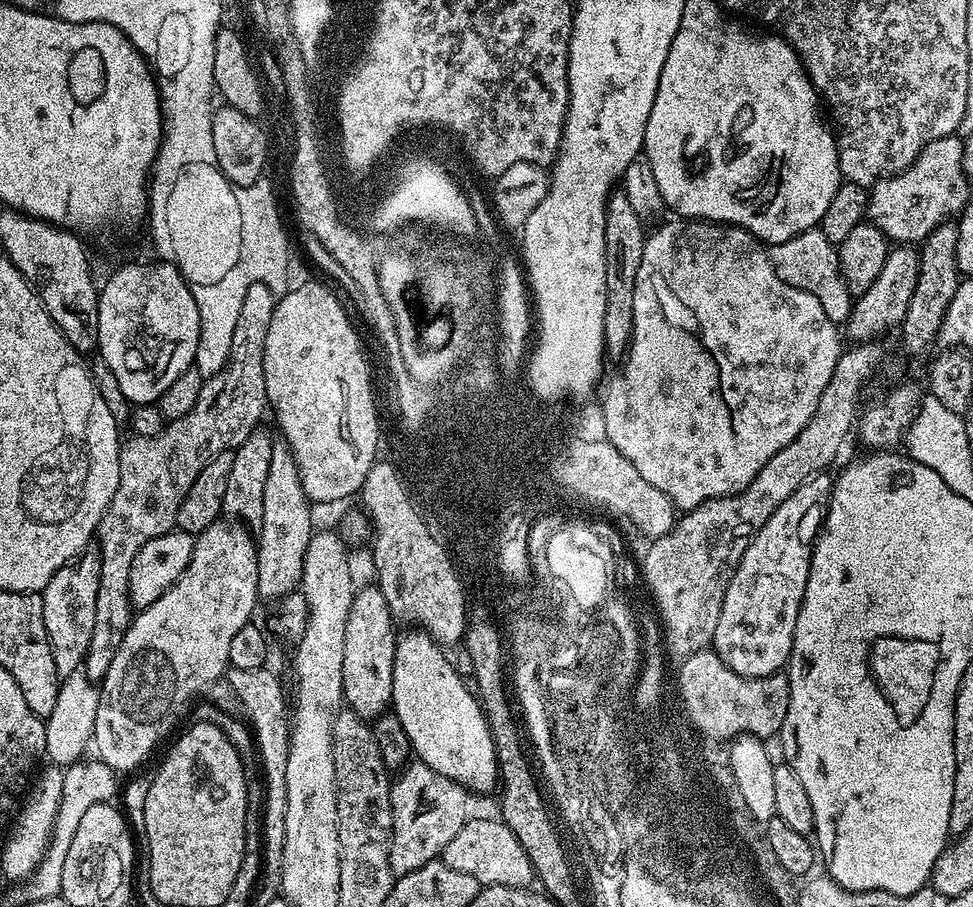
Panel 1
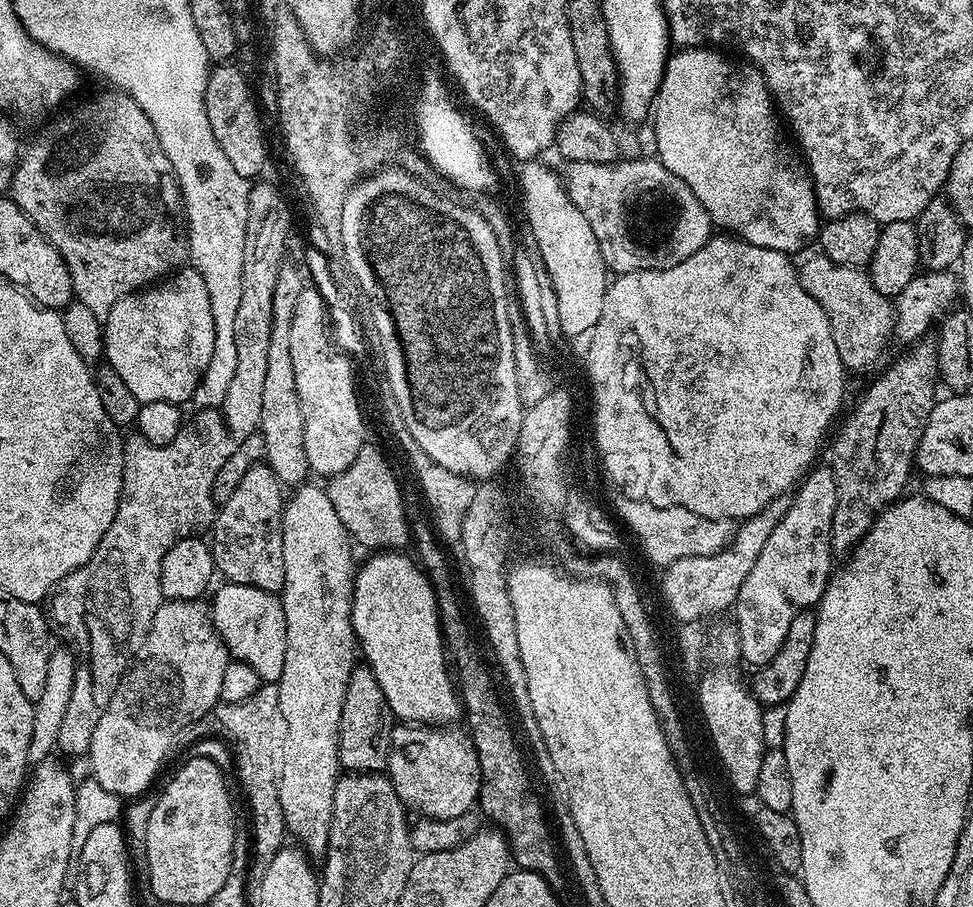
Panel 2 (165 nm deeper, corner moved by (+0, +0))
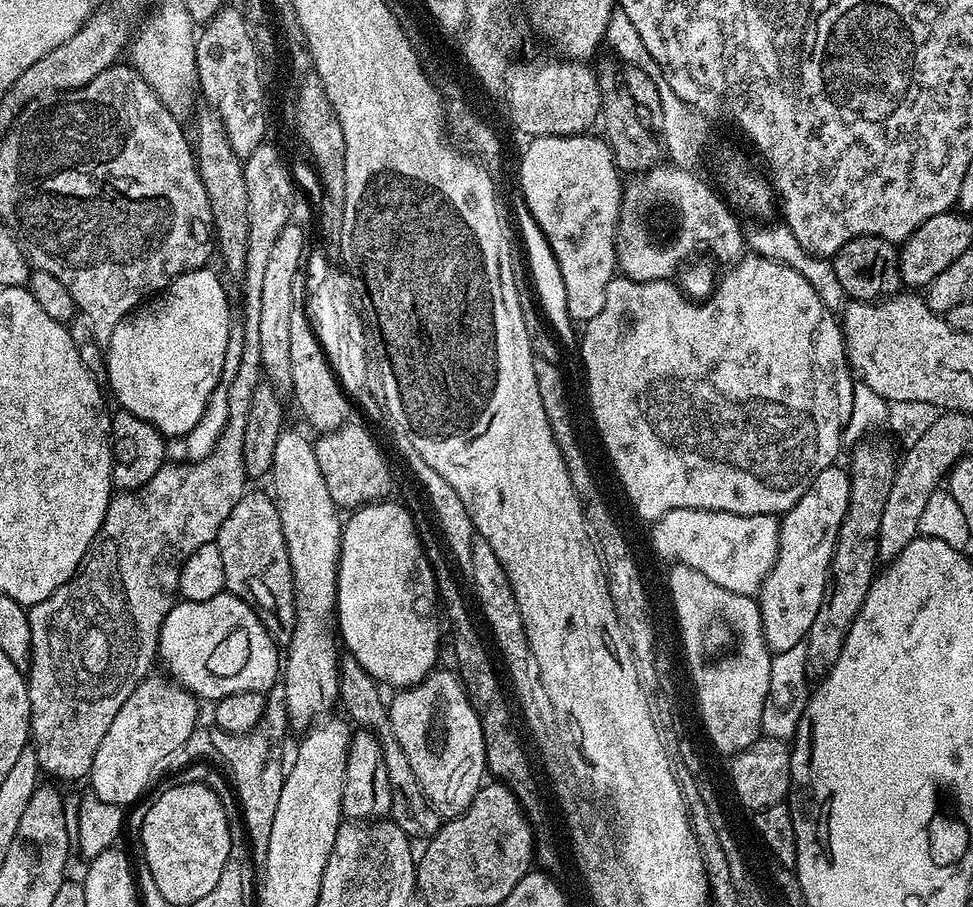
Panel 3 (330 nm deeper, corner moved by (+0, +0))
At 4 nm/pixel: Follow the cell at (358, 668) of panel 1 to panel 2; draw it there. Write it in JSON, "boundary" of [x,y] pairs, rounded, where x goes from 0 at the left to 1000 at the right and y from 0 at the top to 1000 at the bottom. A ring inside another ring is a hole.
{"boundary":[[[377,734],[363,736],[356,752],[356,770],[351,770],[351,792],[347,800],[349,846],[362,853],[391,853],[399,845],[399,824],[403,820],[405,791],[388,748]]]}

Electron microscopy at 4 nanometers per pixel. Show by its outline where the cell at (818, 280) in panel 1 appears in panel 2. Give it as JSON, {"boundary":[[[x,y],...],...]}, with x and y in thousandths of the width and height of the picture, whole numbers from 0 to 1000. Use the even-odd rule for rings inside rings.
{"boundary":[[[838,280],[821,292],[822,313],[849,342],[853,364],[857,368],[857,381],[861,381],[861,395],[865,395],[873,411],[888,410],[904,397],[917,362],[921,357],[921,342],[914,327],[898,320],[891,299],[874,292],[863,292],[846,280]]]}

